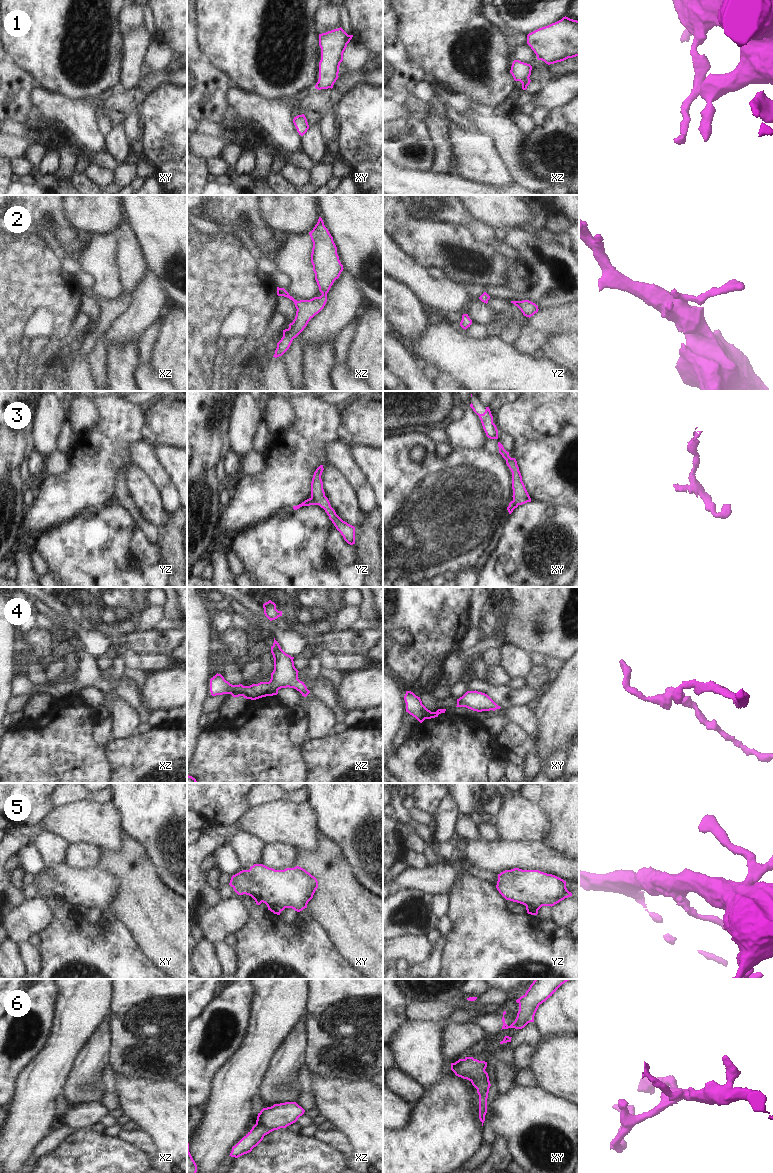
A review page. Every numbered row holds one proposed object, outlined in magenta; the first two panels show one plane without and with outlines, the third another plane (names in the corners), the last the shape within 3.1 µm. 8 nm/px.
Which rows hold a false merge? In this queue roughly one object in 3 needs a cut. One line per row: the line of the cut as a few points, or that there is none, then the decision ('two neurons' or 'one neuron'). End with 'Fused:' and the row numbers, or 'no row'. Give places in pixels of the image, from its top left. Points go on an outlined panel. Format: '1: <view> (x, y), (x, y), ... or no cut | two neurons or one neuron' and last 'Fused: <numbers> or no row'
1: no cut | one neuron
2: no cut | one neuron
3: no cut | one neuron
4: no cut | one neuron
5: xy (284, 907), (273, 906), (269, 909) | two neurons
6: xz (256, 1123), (275, 1129) | two neurons
Fused: 5, 6

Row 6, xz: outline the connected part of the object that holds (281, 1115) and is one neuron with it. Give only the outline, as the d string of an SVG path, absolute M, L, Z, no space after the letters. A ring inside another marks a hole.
M296 1102L274 1104L263 1108L257 1116L256 1124L278 1130L295 1123L305 1110Z

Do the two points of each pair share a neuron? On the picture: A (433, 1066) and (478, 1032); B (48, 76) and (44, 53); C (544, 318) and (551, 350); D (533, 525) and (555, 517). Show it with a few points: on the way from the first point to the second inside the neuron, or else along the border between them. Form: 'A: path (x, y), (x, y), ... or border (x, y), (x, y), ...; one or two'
A: border (445, 1032), (445, 1054), (451, 1062); two
B: path (48, 70), (48, 59); one
C: border (568, 333), (553, 333), (540, 348); two
D: path (538, 525), (547, 525), (550, 522); one

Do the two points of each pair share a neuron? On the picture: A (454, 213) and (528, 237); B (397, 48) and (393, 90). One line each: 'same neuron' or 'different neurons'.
A: different neurons
B: same neuron

